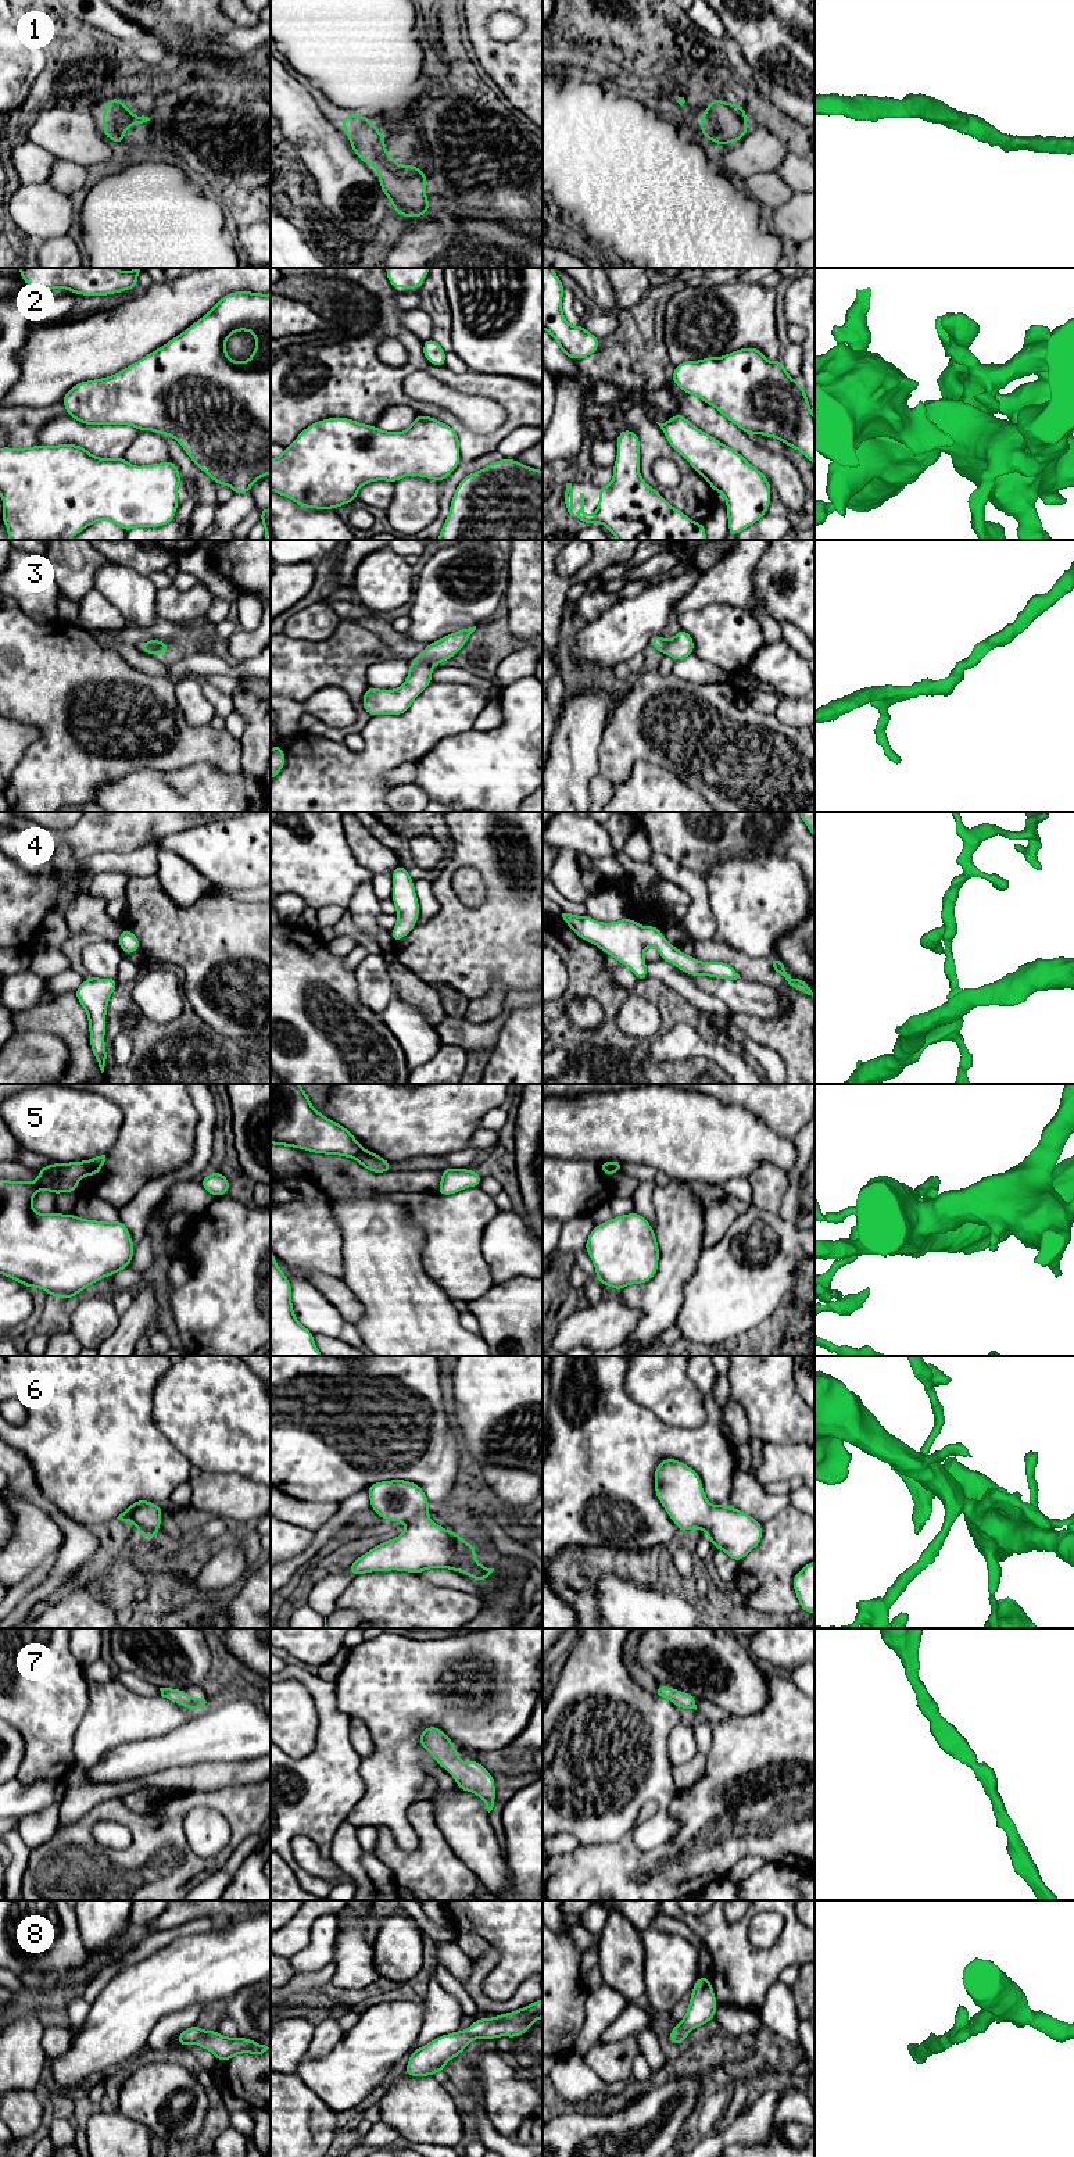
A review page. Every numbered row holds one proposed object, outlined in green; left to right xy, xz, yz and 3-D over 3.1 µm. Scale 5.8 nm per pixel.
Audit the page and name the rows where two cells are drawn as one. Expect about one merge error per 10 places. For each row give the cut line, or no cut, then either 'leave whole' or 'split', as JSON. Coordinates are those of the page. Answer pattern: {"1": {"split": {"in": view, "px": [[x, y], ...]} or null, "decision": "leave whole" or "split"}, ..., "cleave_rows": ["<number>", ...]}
{"1": {"split": null, "decision": "leave whole"}, "2": {"split": null, "decision": "leave whole"}, "3": {"split": null, "decision": "leave whole"}, "4": {"split": null, "decision": "leave whole"}, "5": {"split": {"in": "xy", "px": [[83, 1162], [88, 1173]]}, "decision": "split"}, "6": {"split": null, "decision": "leave whole"}, "7": {"split": null, "decision": "leave whole"}, "8": {"split": null, "decision": "leave whole"}, "cleave_rows": ["5"]}

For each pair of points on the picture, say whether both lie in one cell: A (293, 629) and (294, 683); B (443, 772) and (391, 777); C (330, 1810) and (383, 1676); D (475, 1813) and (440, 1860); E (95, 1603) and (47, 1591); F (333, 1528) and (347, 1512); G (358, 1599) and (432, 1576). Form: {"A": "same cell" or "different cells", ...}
{"A": "different cells", "B": "different cells", "C": "different cells", "D": "different cells", "E": "different cells", "F": "same cell", "G": "different cells"}

